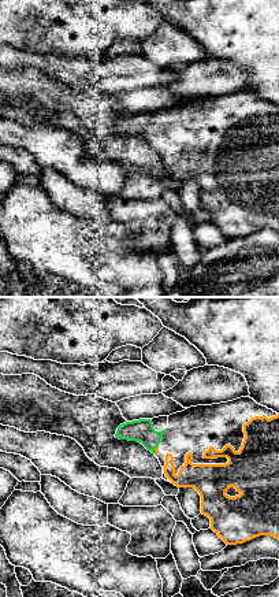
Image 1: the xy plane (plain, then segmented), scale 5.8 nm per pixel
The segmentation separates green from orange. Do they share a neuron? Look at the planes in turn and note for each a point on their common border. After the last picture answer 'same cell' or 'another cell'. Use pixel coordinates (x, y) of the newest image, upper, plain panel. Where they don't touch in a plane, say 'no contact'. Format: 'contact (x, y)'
contact (155, 141)

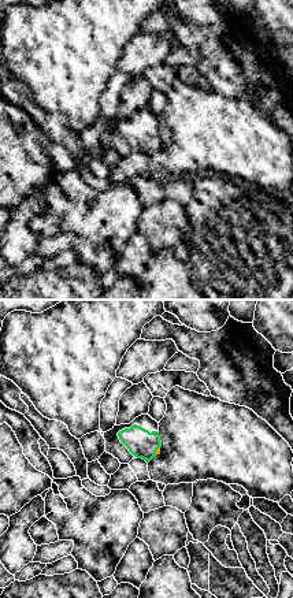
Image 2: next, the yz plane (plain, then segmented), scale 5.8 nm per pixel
contact (156, 142)

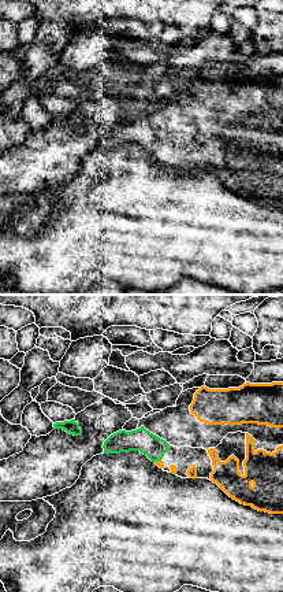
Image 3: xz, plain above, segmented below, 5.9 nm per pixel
contact (157, 154)

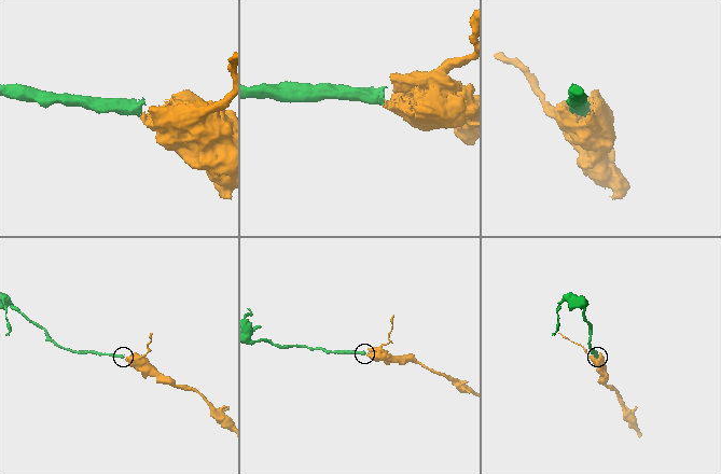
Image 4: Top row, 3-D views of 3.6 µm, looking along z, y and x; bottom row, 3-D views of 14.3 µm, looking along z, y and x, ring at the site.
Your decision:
same cell

